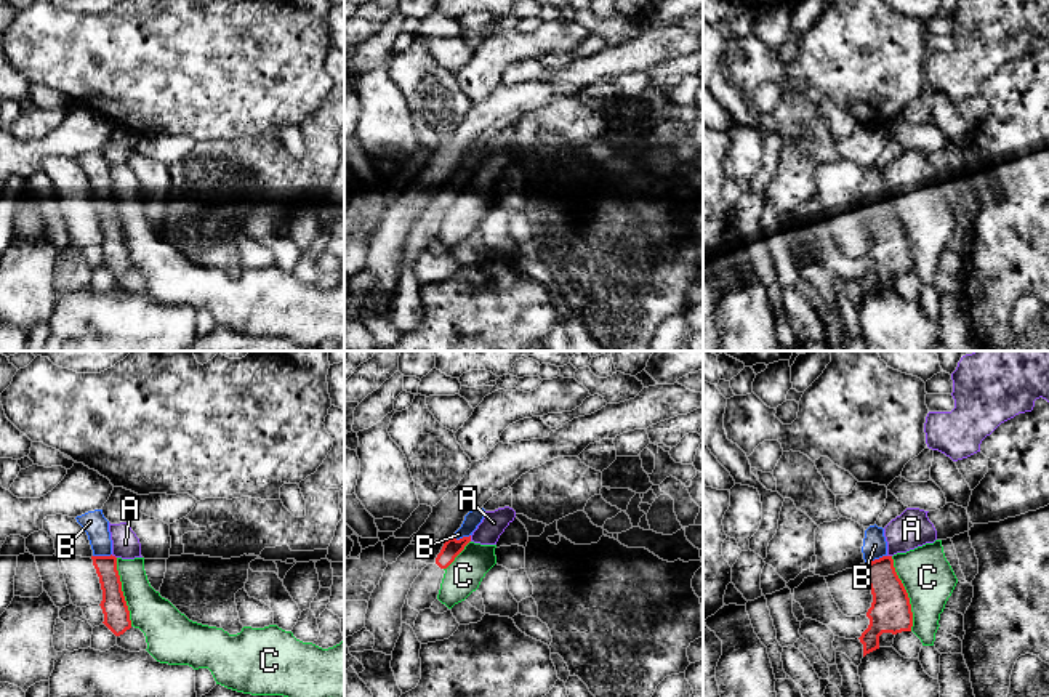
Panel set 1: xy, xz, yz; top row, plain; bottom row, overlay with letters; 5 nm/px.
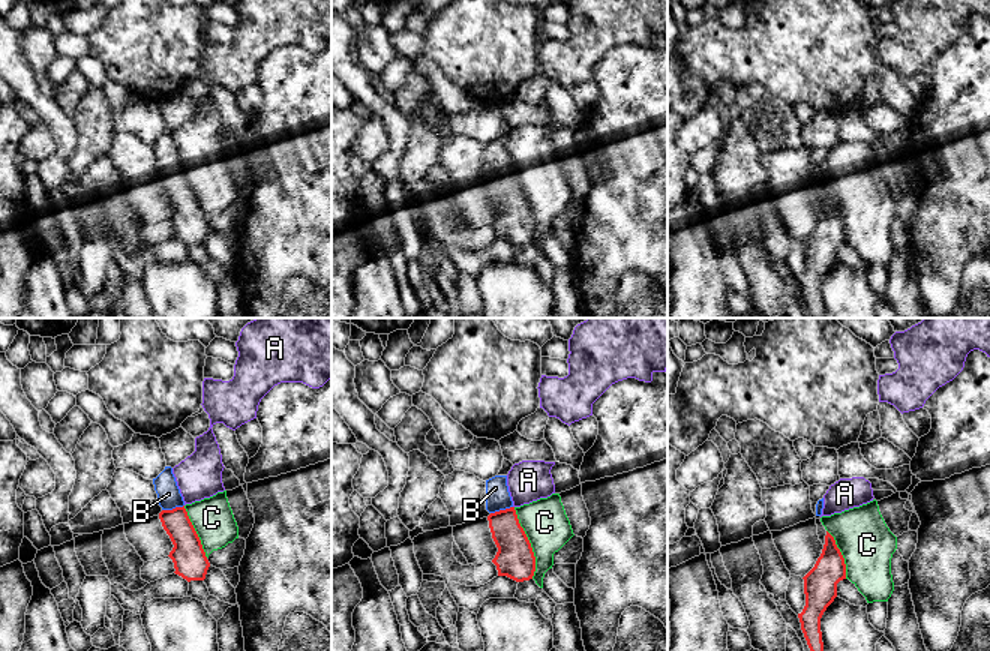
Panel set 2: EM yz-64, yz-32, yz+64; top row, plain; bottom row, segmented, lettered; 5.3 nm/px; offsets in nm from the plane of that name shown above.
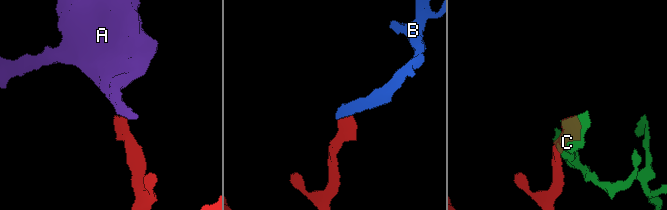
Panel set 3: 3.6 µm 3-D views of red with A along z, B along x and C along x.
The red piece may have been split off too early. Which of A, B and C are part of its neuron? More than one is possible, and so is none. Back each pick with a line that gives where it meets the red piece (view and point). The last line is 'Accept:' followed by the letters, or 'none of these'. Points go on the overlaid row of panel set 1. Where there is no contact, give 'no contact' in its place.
B: yz (876, 560)
Accept: B

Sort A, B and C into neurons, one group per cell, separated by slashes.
A C / B

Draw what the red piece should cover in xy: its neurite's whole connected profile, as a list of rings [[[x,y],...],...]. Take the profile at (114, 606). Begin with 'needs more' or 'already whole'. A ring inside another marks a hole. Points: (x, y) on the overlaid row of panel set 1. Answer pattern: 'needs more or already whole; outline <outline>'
needs more; outline [[[102,510],[88,511],[75,519],[85,529],[93,550],[91,559],[102,590],[99,604],[104,614],[102,623],[115,636],[120,636],[131,628],[131,620],[122,591],[117,558],[112,554],[109,521],[104,518]]]

